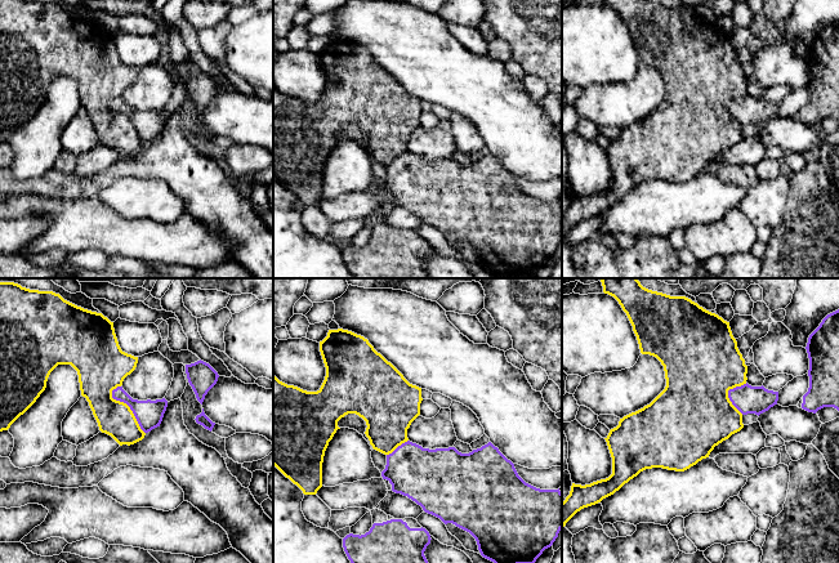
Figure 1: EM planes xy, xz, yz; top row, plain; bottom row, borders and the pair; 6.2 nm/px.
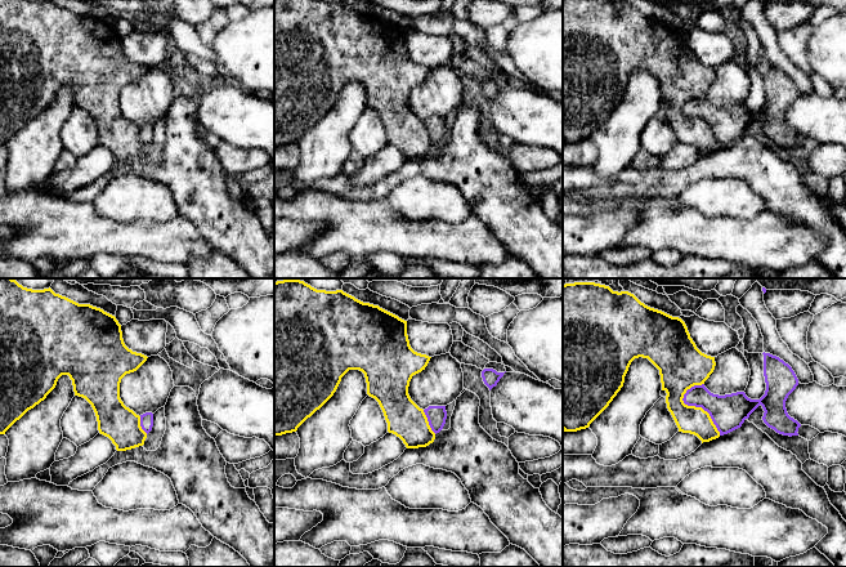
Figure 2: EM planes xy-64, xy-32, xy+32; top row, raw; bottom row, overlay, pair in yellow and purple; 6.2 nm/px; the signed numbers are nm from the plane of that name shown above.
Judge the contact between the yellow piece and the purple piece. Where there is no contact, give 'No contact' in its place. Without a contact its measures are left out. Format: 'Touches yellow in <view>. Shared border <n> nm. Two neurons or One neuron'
Touches yellow in xy. Shared border 340 nm. One neuron

